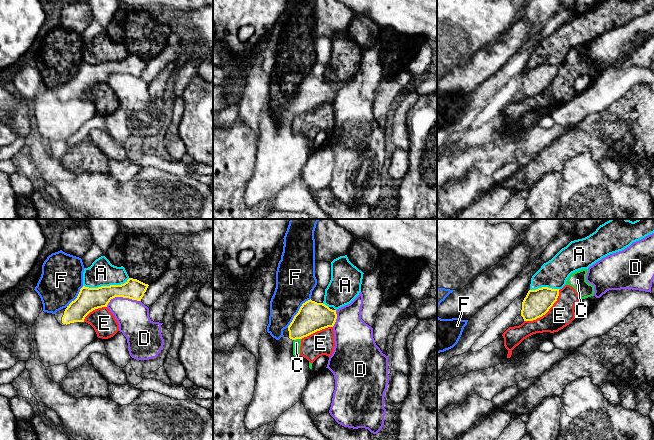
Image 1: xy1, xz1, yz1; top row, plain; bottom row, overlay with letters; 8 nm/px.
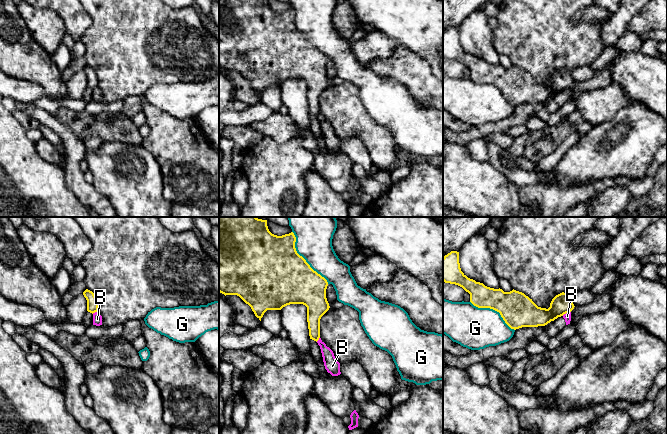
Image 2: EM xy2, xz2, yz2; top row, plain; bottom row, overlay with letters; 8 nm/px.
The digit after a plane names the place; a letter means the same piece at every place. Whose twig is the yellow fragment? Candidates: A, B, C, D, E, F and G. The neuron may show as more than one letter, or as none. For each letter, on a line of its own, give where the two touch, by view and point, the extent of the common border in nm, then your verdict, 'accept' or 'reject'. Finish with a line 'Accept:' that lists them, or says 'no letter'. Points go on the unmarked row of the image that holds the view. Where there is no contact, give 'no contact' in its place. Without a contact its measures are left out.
A: contact xy1 (106, 62); length 380 nm; reject
B: contact yz2 (566, 88); length 80 nm; reject
C: contact xz1 (297, 114); length 60 nm; reject
D: contact xy1 (122, 72); length 280 nm; reject
E: contact yz1 (546, 88); length 380 nm; reject
F: contact xz1 (298, 88); length 300 nm; reject
G: contact xz2 (303, 34); length 500 nm; reject
Accept: no letter

